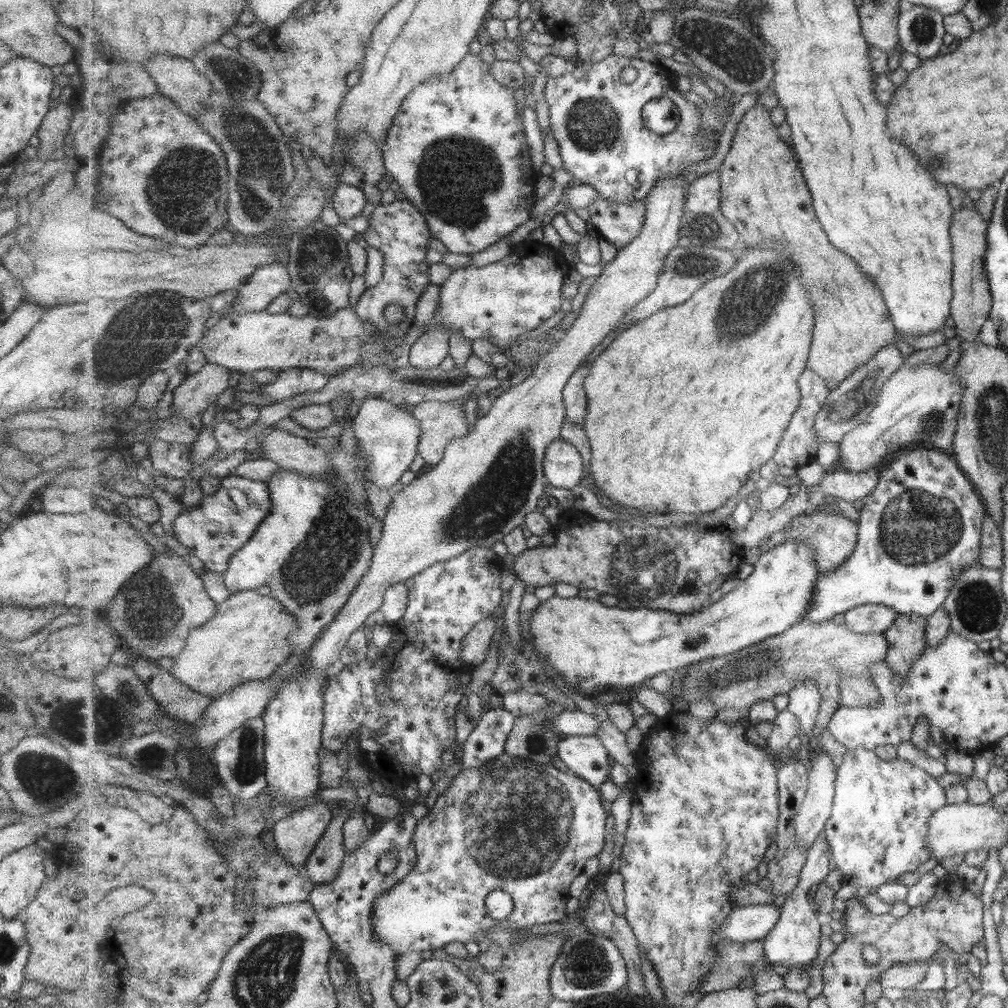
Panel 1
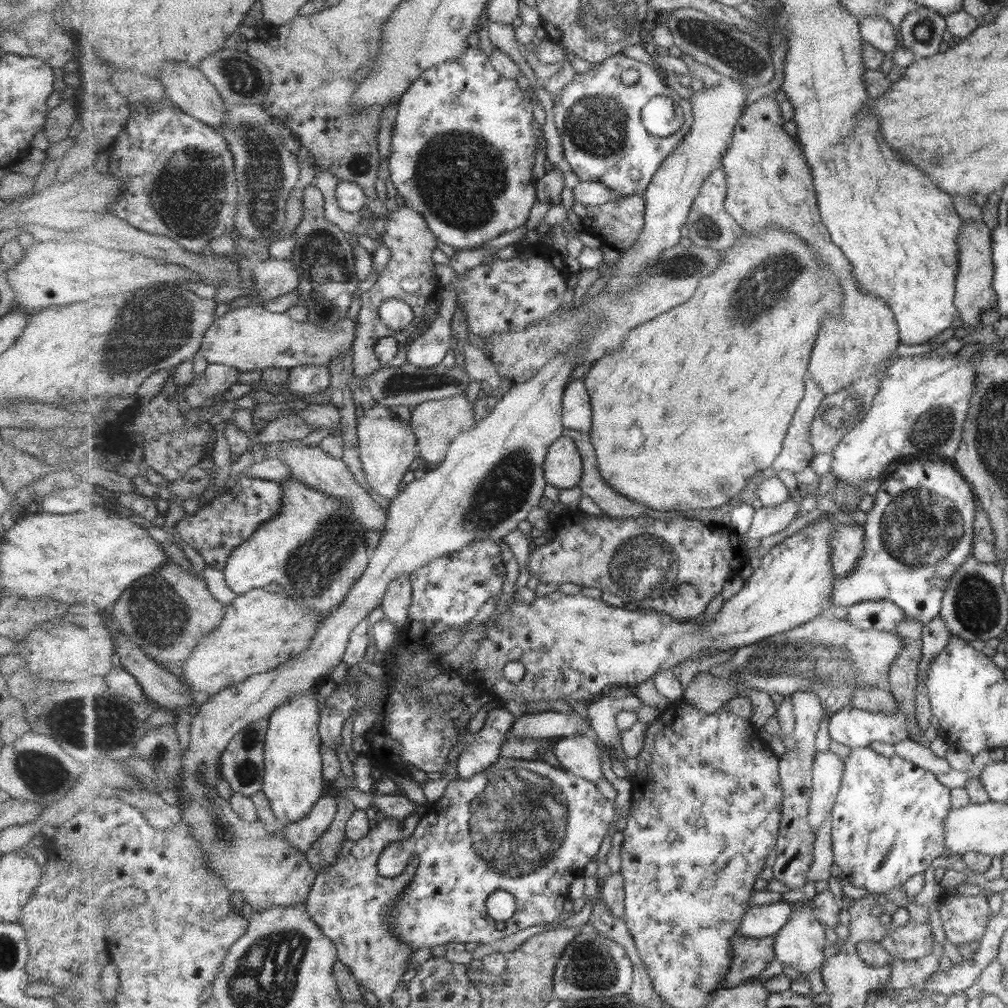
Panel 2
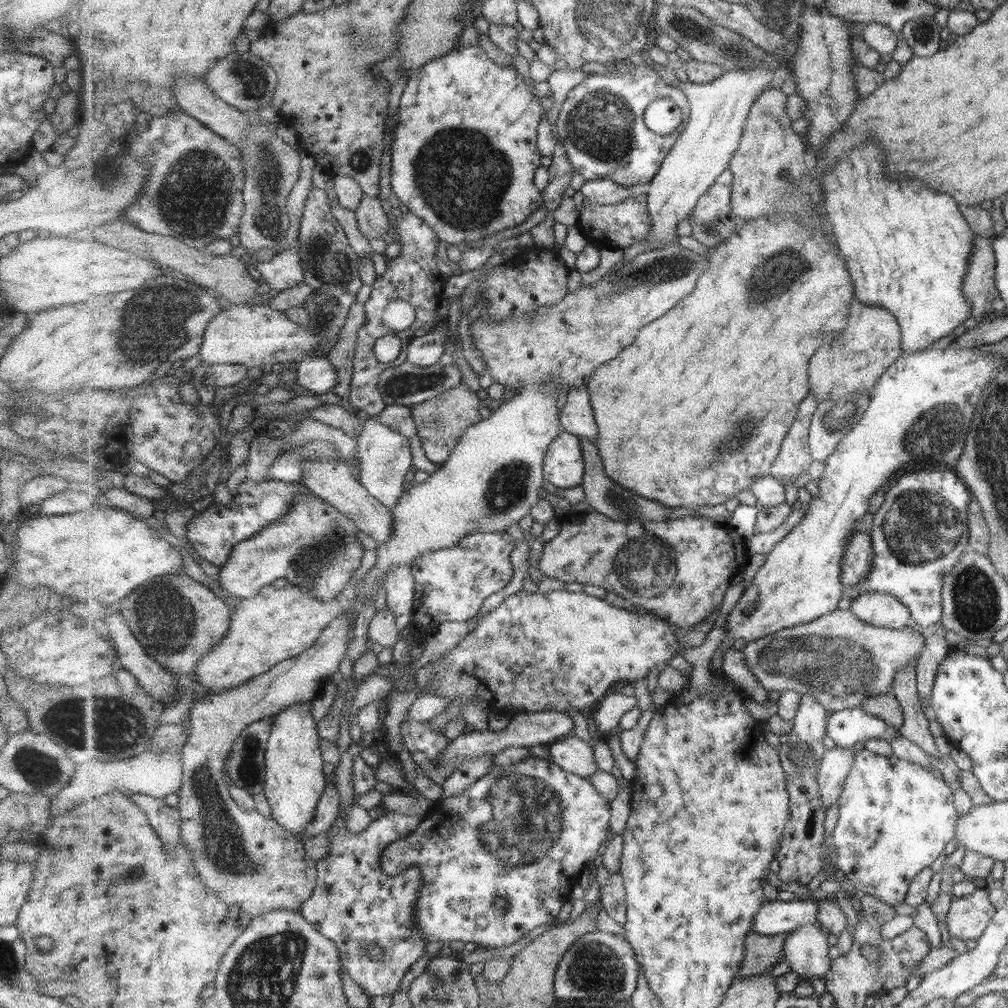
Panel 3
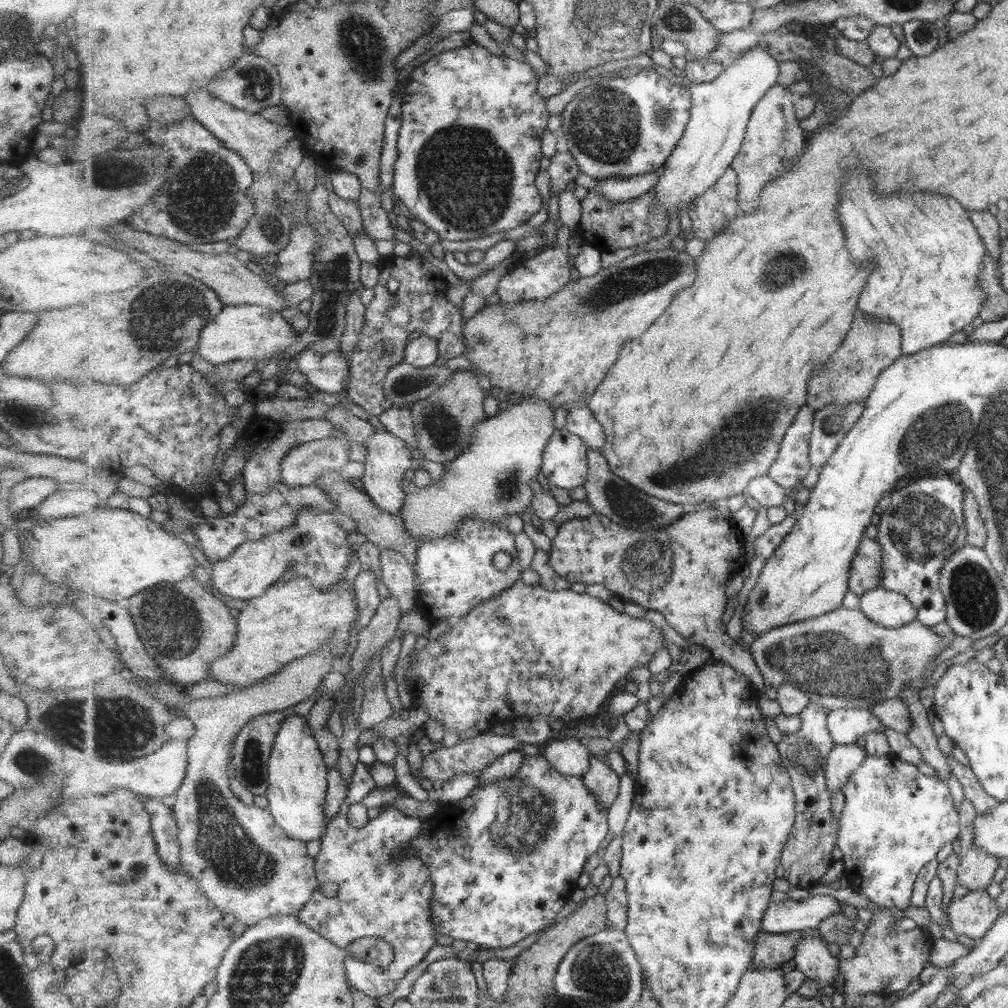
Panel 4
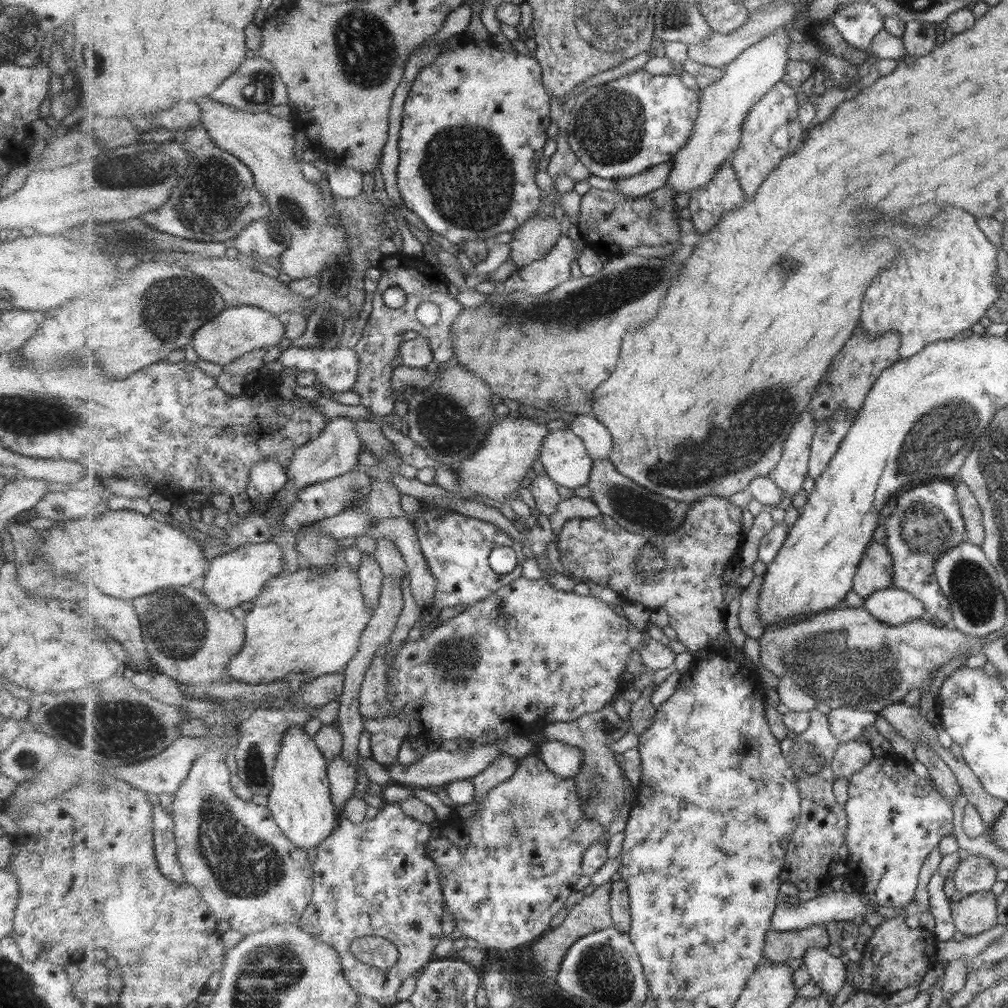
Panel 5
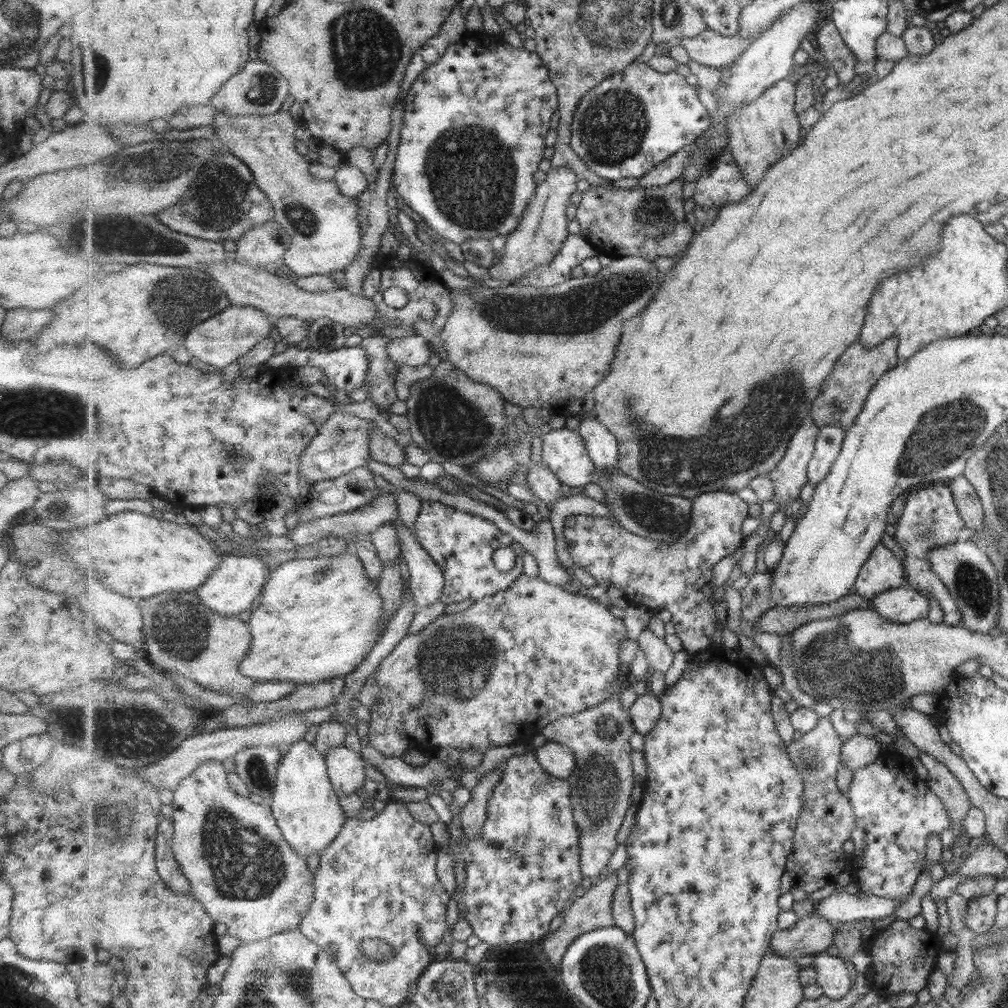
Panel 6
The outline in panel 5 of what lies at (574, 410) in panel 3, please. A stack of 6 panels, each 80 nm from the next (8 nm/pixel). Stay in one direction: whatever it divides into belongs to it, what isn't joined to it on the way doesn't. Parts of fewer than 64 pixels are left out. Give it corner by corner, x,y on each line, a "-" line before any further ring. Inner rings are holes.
593,414
576,415
570,419
570,428
586,443
593,459
609,459
614,440
609,427

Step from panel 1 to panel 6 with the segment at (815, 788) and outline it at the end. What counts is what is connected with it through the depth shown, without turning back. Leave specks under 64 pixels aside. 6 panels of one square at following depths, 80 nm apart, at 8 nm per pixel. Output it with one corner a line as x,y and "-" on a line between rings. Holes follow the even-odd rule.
880,733
874,736
856,734
842,746
842,764
856,771
875,762
881,740

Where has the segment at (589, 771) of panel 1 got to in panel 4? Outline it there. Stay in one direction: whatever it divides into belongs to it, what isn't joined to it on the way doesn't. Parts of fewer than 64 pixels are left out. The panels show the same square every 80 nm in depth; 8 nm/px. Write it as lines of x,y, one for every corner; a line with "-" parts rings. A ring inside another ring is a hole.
567,737
554,739
544,755
563,774
581,777
591,766
590,752
580,740

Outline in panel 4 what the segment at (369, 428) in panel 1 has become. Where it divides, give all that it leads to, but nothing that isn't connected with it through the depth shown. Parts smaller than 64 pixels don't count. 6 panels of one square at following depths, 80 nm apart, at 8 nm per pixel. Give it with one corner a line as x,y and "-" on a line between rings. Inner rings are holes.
376,430
366,442
368,453
364,462
365,473
362,481
367,494
373,497
374,503
389,514
400,514
405,505
407,492
404,490
405,472
411,468
411,456
407,444
386,430

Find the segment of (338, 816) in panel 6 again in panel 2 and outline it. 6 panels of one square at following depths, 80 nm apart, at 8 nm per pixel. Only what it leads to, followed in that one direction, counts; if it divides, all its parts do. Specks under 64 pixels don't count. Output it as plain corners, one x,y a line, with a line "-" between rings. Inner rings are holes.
313,694
299,695
275,709
268,719
270,723
264,742
266,771
263,791
279,827
286,827
303,820
331,788
323,774
319,704

